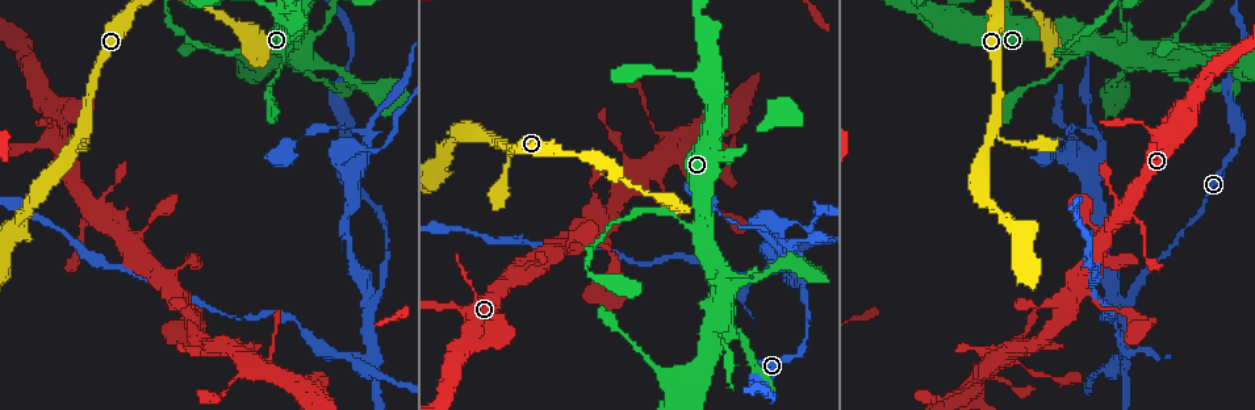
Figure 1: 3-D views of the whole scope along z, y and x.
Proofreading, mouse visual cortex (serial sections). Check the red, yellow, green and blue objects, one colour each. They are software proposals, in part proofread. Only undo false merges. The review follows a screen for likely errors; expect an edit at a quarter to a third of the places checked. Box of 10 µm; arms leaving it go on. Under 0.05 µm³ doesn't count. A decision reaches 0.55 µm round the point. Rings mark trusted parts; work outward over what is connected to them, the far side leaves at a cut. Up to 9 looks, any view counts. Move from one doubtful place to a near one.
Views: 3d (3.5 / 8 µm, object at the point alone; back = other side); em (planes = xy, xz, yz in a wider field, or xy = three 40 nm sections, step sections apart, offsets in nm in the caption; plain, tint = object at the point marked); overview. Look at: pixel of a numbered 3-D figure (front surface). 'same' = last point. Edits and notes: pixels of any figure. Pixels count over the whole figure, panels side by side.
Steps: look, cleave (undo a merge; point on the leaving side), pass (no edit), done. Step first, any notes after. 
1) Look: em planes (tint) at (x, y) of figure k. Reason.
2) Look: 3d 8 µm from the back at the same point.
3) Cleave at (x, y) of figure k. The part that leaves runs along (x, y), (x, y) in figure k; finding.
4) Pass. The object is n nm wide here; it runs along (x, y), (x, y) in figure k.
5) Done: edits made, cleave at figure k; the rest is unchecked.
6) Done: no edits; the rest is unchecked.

Look: em xy step 1 (tint) at (87, 131) of figure 1. Two arms in line, one across.

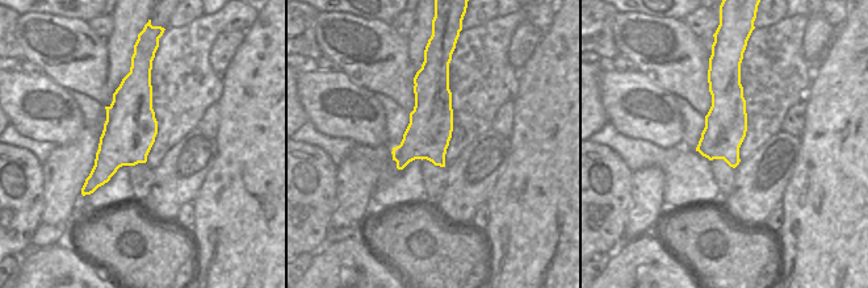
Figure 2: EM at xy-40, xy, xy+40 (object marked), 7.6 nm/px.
Look: 3d 3.5 µm at the same point.

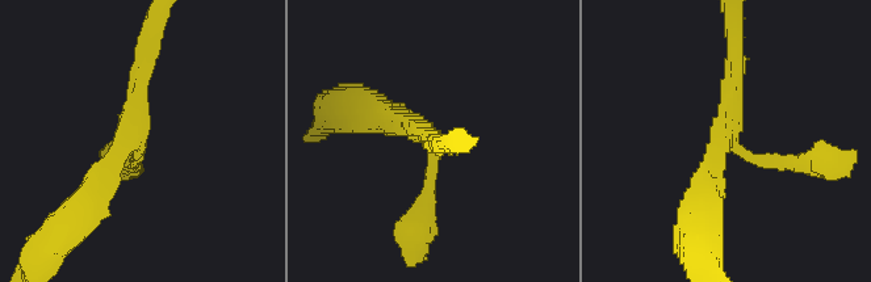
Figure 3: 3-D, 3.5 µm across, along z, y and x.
Pass. The arms are 150, 250, 250 nm wide; it runs along (145, 49), (137, 130), (84, 202) in figure 3; all the same cell.

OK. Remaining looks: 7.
Look: 3d 3.5 µm at (798, 284) of figure 1. Branch point.

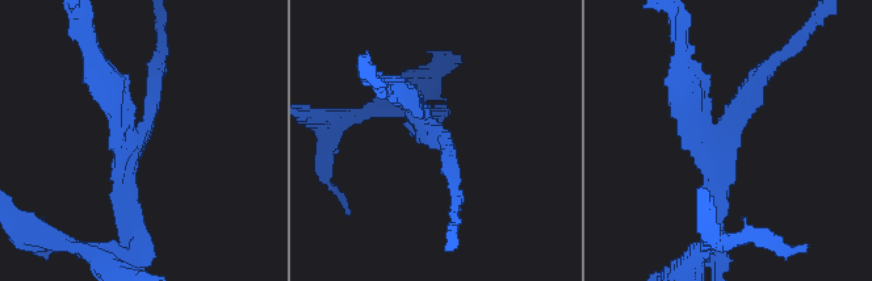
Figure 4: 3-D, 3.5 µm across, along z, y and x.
Look: em xy step 5 (tint) at (144, 132) of figure 4. 3 arms meet here; the arms are 150, 200, 250 nm wide.

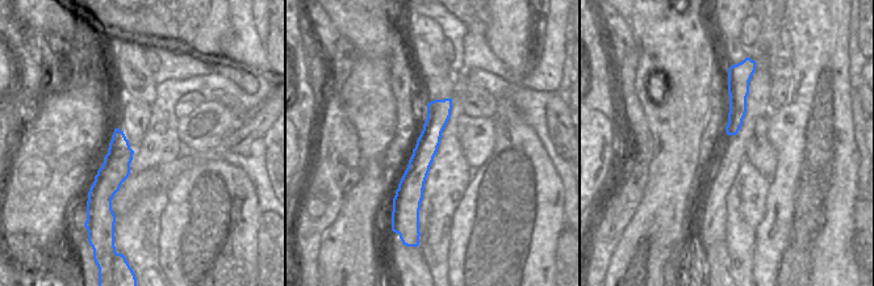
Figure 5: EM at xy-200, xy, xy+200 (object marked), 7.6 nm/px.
Look: em xy step 2 (tint) at the same point. Another direction.

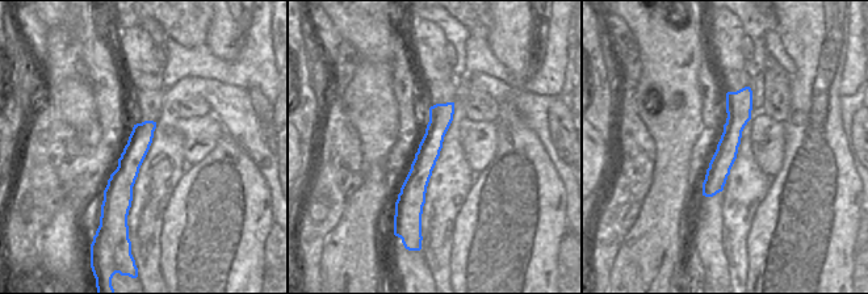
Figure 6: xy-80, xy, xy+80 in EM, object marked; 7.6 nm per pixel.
Pass. It runs along (451, 105), (440, 116), (411, 211) in figure 6; one cell here.

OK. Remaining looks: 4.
Look: 3d 3.5 µm at (366, 373) of figure 1.

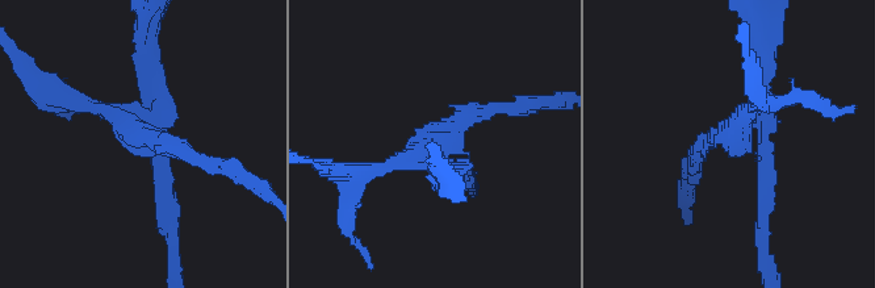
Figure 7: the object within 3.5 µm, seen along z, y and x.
Look: em xy step 2 (tint) at (738, 133) of figure 7. 4 arms meet here; the arms are 150, 150, 200, 200 nm wide.

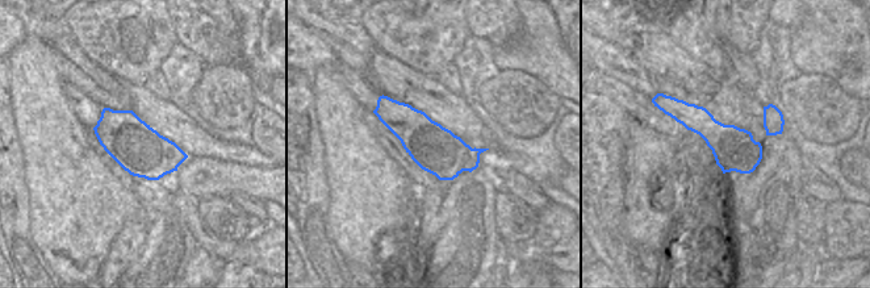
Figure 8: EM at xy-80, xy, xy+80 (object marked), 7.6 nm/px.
Cleave at (134, 138) of figure 7. A second cell is stuck on.

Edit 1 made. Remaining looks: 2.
Done: edits made, cleave at figure 7; the rest is unchecked.

